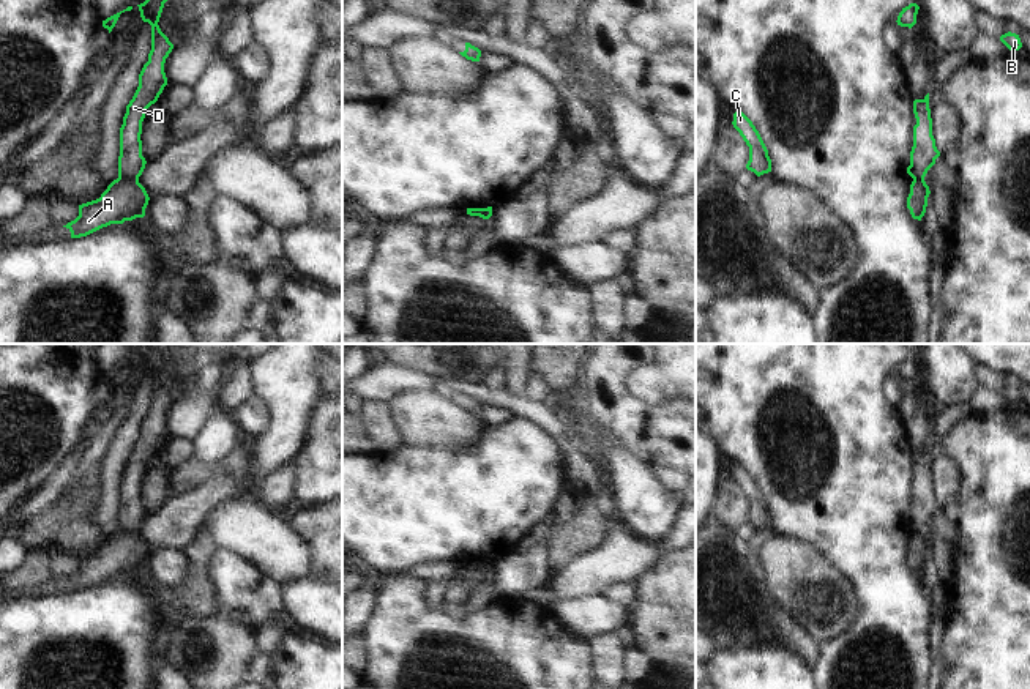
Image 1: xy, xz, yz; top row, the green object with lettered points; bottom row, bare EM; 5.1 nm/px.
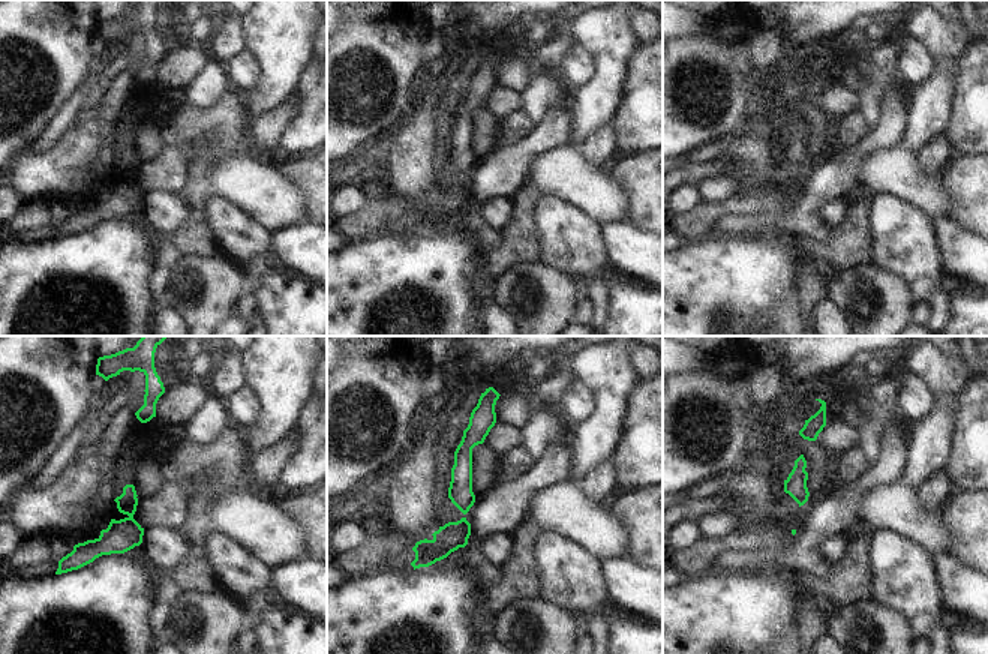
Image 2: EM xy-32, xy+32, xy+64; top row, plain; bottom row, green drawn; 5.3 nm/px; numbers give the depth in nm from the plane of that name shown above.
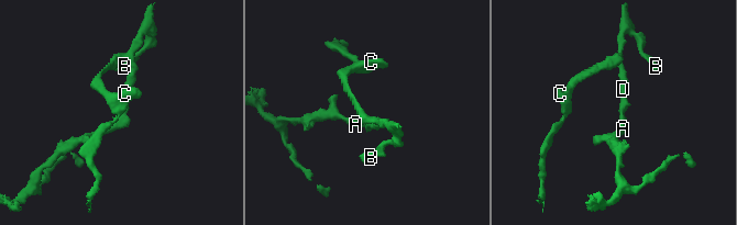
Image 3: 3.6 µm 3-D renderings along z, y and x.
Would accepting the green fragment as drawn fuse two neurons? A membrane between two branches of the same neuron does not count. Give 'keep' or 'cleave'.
cleave

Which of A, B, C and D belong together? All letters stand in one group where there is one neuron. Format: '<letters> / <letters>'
A / B C D

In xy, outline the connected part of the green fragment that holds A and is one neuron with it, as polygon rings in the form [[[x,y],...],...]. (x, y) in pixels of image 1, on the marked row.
[[[114,180],[99,199],[79,205],[79,216],[68,222],[71,238],[87,236],[110,224],[145,216],[148,194],[139,180]]]

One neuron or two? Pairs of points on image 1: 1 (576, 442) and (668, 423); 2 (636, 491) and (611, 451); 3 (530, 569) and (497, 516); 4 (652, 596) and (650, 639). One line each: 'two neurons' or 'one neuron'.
1: two neurons
2: one neuron
3: two neurons
4: one neuron

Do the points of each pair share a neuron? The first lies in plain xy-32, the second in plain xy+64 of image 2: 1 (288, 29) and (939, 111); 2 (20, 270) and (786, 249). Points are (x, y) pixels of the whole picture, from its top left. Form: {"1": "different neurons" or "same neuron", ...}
{"1": "same neuron", "2": "same neuron"}

